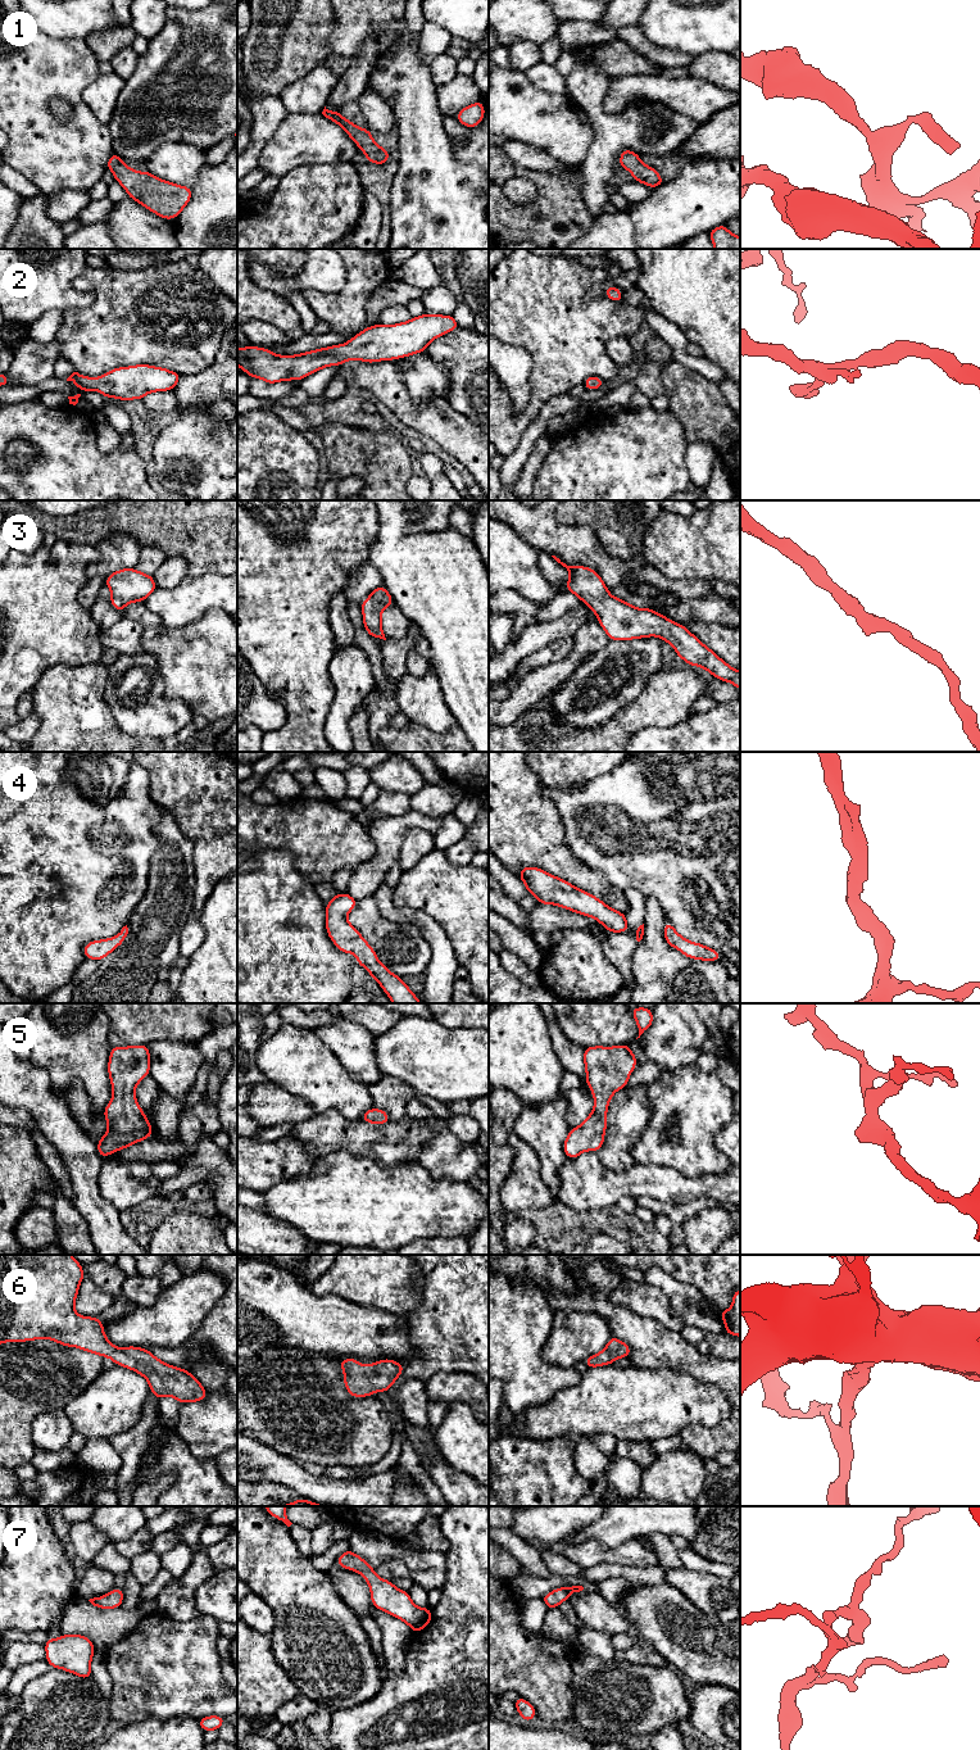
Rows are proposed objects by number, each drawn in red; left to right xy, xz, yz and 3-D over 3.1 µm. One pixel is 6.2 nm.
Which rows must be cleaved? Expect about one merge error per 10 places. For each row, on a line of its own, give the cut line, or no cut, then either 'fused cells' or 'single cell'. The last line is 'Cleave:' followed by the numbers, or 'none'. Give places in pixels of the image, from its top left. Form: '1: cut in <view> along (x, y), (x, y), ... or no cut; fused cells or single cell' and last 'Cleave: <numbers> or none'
1: no cut; single cell
2: no cut; single cell
3: no cut; single cell
4: no cut; single cell
5: no cut; single cell
6: no cut; single cell
7: no cut; single cell
Cleave: none

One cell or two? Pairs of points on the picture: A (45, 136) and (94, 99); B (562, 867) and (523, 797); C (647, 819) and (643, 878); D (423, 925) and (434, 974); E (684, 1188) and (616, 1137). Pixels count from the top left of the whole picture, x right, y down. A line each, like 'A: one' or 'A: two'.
A: two
B: one
C: one
D: one
E: two

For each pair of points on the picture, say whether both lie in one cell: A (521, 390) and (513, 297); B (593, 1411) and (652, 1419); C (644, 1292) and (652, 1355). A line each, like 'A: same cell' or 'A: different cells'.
A: different cells
B: same cell
C: different cells

